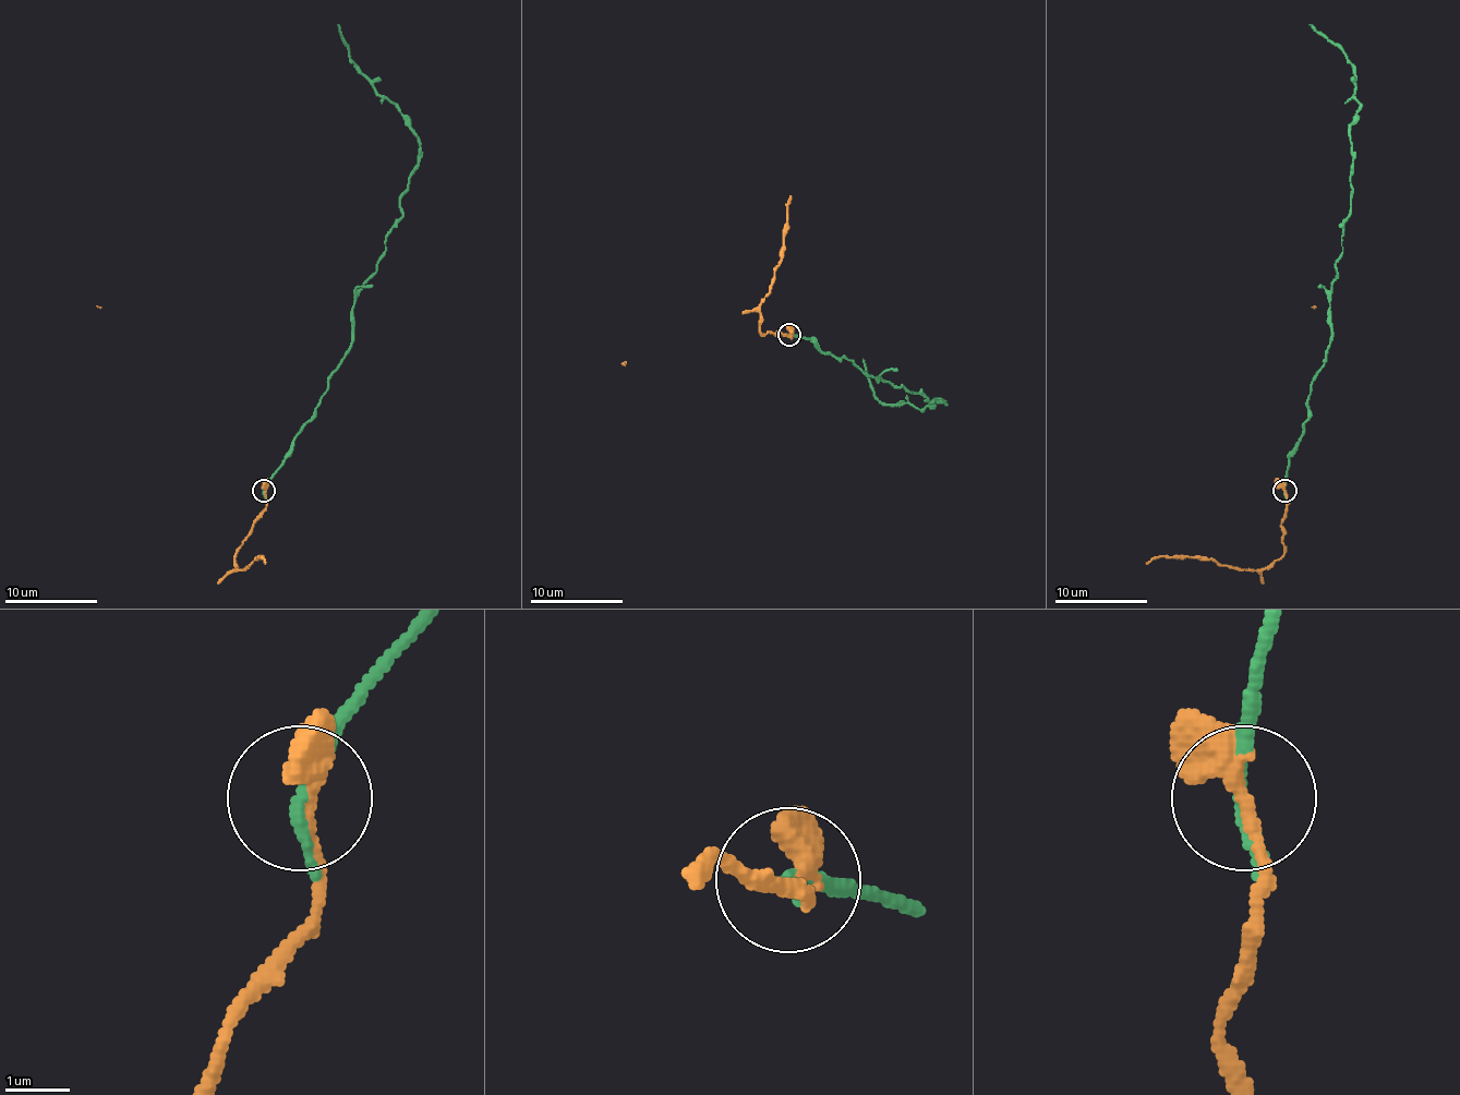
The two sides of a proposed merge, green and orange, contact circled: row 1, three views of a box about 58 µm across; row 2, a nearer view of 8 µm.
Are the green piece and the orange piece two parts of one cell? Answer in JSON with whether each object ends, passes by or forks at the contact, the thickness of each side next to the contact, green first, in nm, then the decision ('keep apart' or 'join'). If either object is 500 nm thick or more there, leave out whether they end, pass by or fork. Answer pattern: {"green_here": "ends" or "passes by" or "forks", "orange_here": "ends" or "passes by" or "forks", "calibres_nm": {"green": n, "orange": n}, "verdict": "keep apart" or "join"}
{"green_here": "passes by", "orange_here": "passes by", "calibres_nm": {"green": 190, "orange": 280}, "verdict": "join"}

